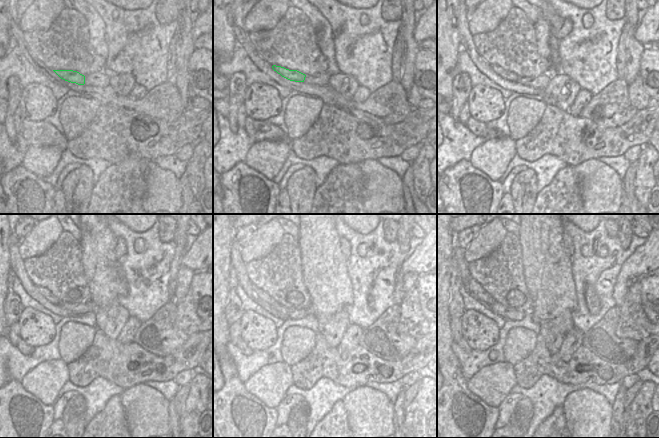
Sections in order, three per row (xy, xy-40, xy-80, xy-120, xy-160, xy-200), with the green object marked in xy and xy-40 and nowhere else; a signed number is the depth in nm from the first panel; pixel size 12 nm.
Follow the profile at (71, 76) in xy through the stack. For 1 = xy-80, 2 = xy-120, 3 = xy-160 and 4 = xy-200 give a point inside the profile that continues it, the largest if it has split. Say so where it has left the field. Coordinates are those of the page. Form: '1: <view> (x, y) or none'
1: xy-80 (504, 74)
2: xy-120 (44, 292)
3: xy-160 (263, 296)
4: xy-200 (475, 290)

